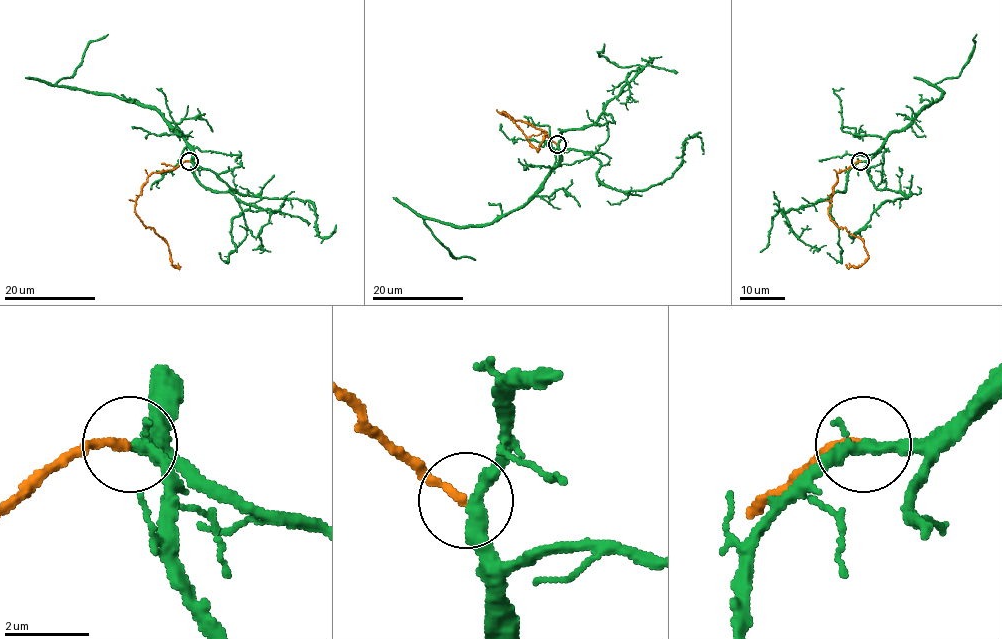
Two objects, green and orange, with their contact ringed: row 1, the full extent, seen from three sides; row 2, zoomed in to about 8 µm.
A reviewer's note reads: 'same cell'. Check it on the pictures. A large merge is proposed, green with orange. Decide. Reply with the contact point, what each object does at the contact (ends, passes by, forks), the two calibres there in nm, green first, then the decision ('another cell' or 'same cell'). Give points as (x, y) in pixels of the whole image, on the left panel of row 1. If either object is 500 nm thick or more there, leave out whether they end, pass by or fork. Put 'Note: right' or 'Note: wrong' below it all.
place (189, 161); green passes by; orange ends; calibres 320 and 200 nm; same cell
Note: right

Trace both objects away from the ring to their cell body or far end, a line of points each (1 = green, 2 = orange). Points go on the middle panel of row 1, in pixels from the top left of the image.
1: (556, 144), (559, 162), (523, 205), (483, 225), (453, 226), (424, 219), (455, 258), (475, 260)
2: (556, 144), (539, 129), (515, 121), (503, 112), (538, 151), (546, 132), (538, 129)

